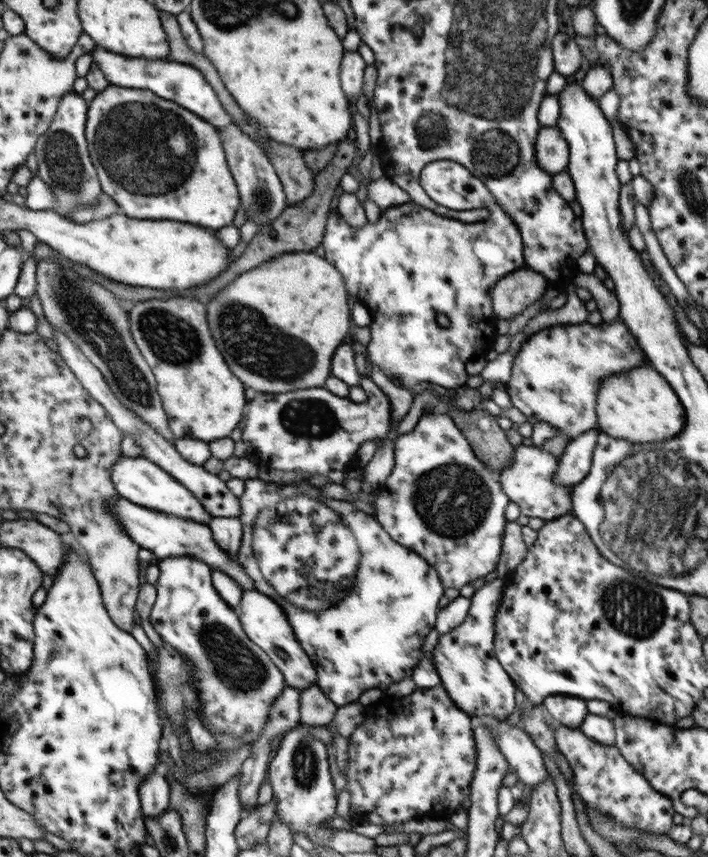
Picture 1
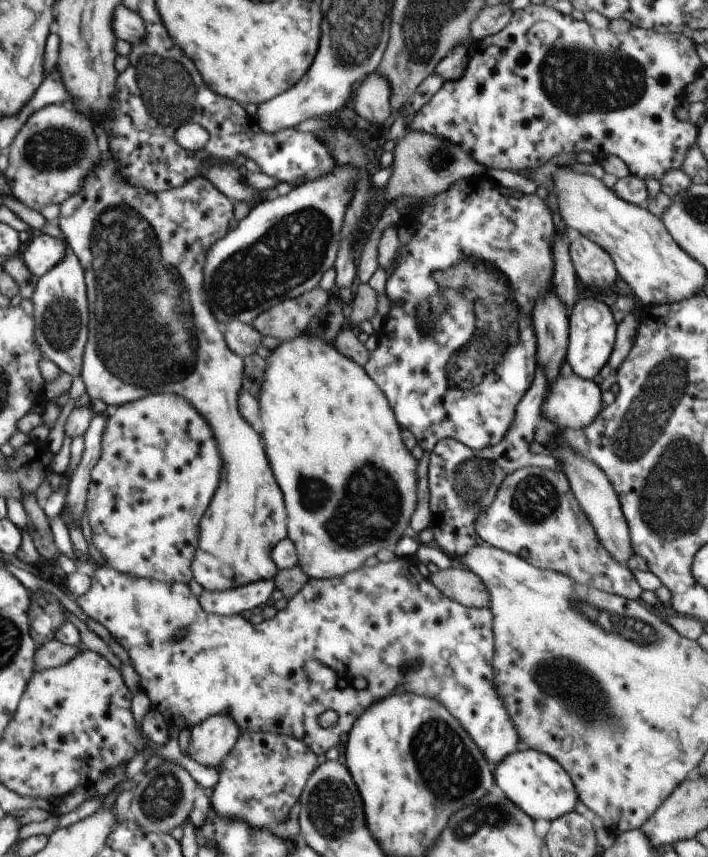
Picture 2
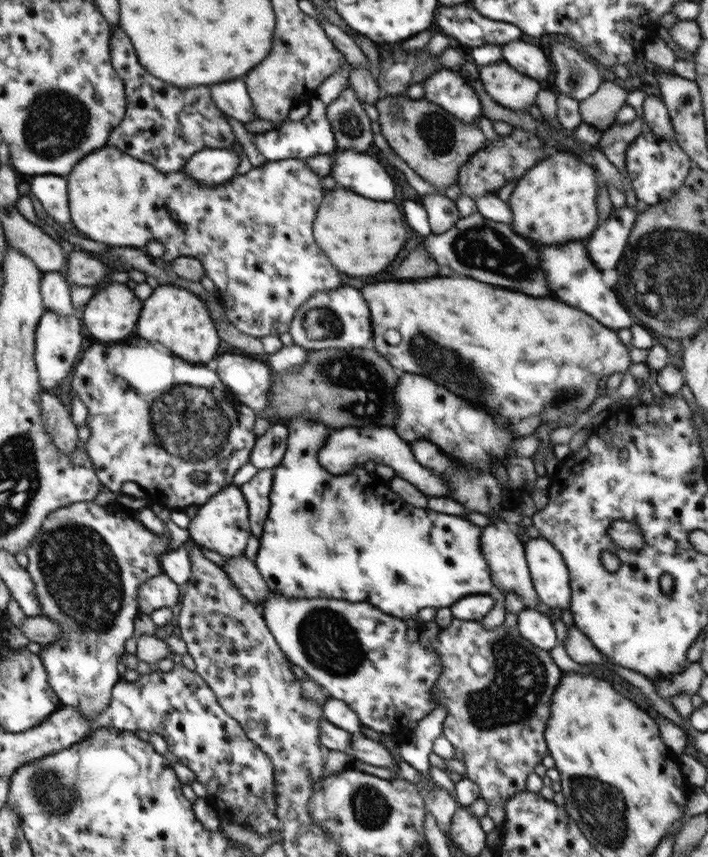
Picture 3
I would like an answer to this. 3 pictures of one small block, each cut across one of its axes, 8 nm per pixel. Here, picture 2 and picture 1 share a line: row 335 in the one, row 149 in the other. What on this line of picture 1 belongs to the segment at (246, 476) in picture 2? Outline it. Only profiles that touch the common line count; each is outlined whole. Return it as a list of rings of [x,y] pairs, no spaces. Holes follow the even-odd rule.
[[[109,84],[104,90],[97,92],[91,101],[90,122],[86,122],[86,126],[90,126],[90,154],[98,174],[102,174],[102,186],[106,186],[106,194],[112,196],[125,215],[146,220],[190,223],[216,231],[233,223],[236,211],[241,207],[237,182],[229,168],[220,132],[198,114],[182,108],[172,100],[156,96],[150,90]]]

